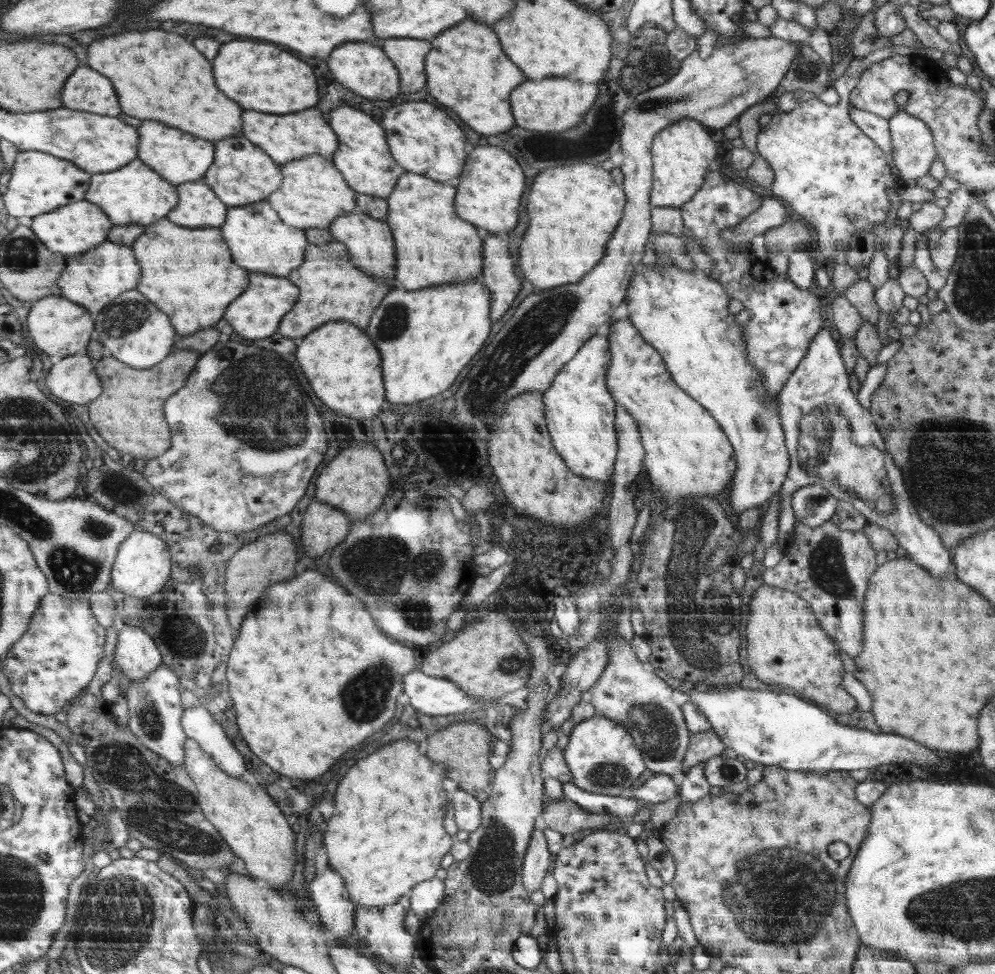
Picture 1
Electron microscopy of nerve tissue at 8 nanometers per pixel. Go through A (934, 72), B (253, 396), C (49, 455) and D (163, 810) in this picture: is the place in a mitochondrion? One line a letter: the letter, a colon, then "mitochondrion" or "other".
A: other
B: mitochondrion
C: mitochondrion
D: mitochondrion

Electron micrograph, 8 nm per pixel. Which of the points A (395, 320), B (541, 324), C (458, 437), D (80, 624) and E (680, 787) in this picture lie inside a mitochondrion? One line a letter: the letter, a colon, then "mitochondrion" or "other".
A: mitochondrion
B: mitochondrion
C: mitochondrion
D: other
E: other

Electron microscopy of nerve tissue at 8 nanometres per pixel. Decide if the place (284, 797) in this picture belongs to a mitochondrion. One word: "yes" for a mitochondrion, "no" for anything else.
yes

